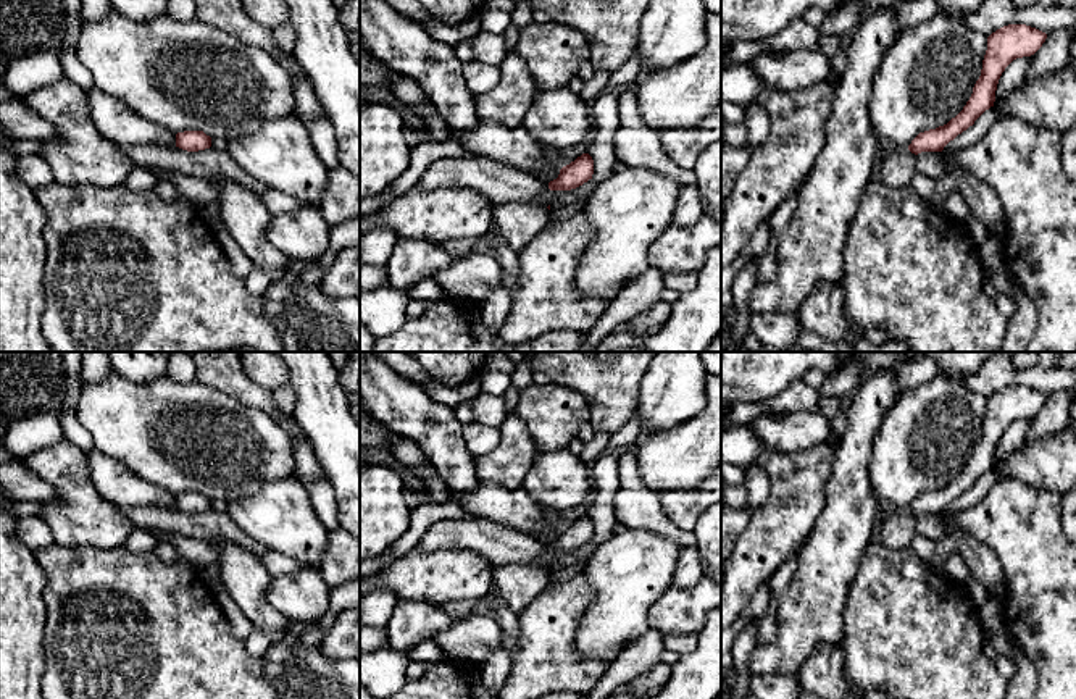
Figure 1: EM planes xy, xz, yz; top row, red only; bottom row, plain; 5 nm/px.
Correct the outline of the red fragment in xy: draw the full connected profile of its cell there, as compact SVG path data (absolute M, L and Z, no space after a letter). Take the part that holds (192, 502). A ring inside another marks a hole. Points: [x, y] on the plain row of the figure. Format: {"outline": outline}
{"outline": "M184 492L176 496L176 509L187 513L198 513L211 509L211 499L203 492Z"}

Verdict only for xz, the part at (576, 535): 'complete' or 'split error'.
complete

